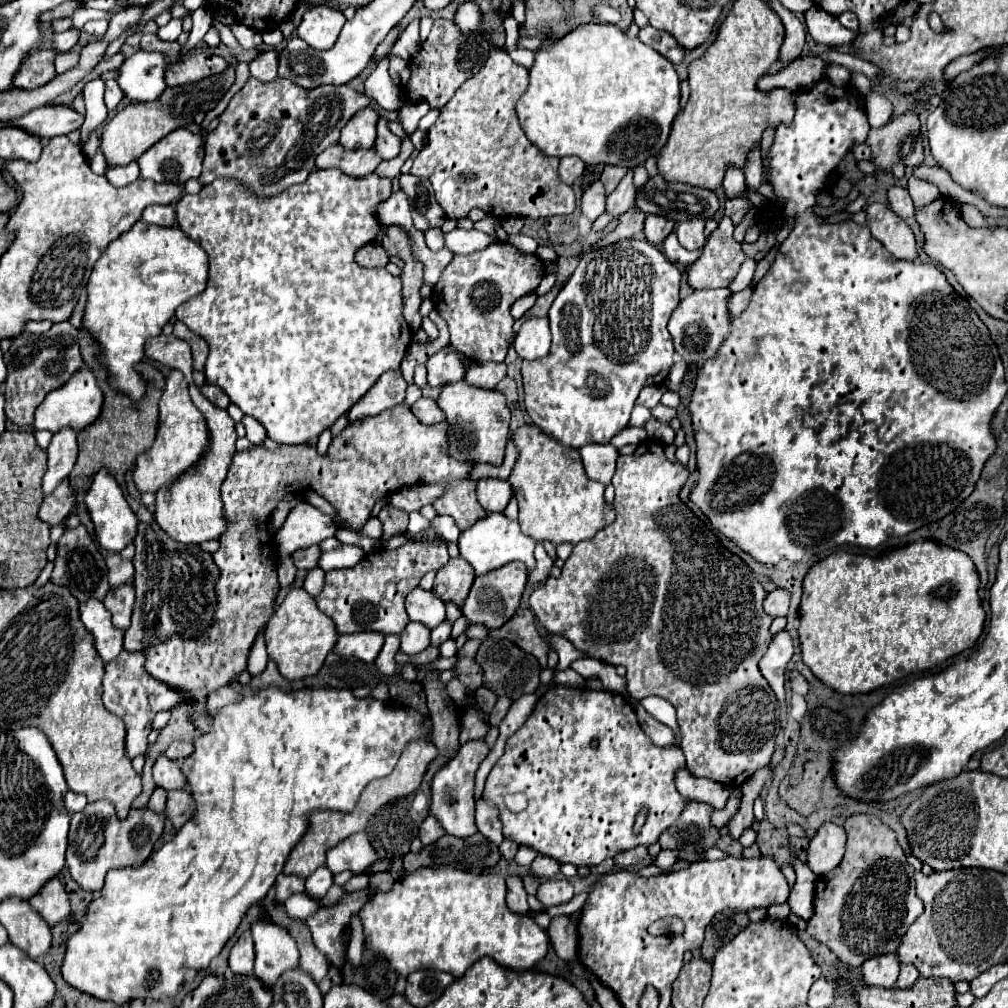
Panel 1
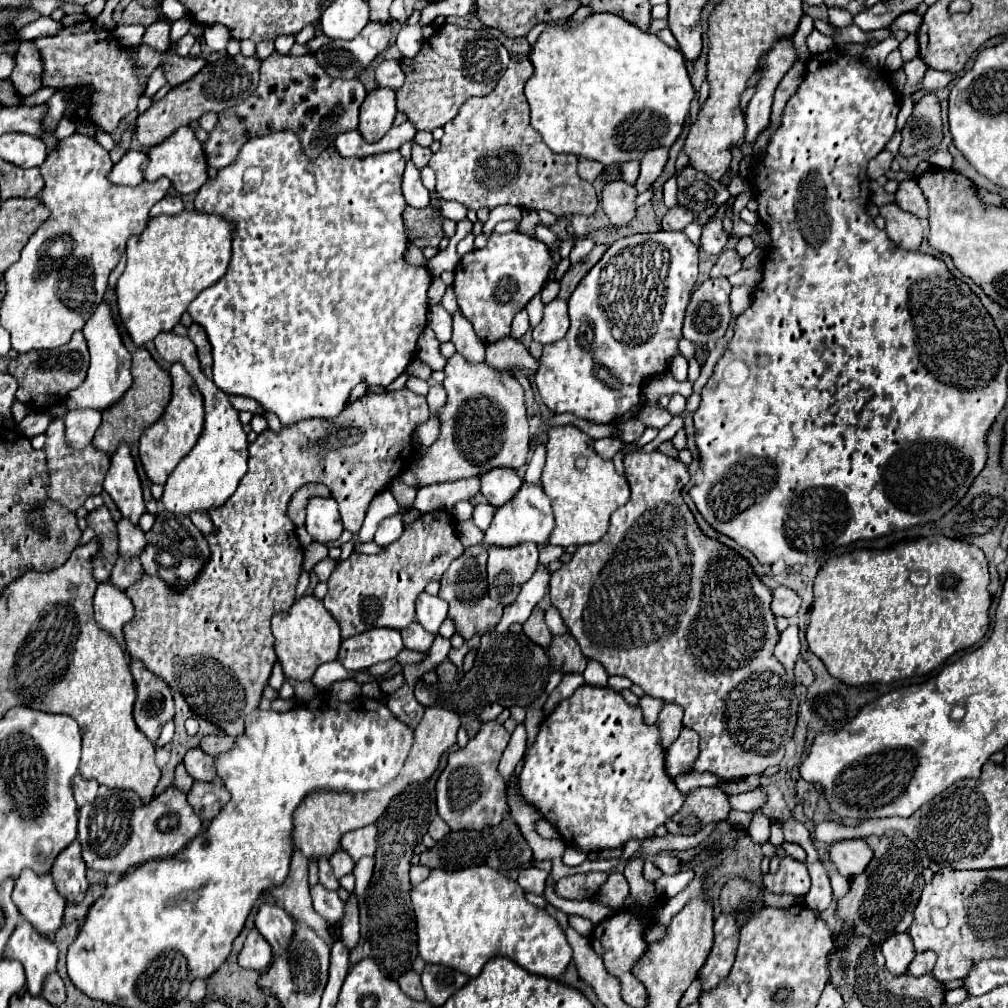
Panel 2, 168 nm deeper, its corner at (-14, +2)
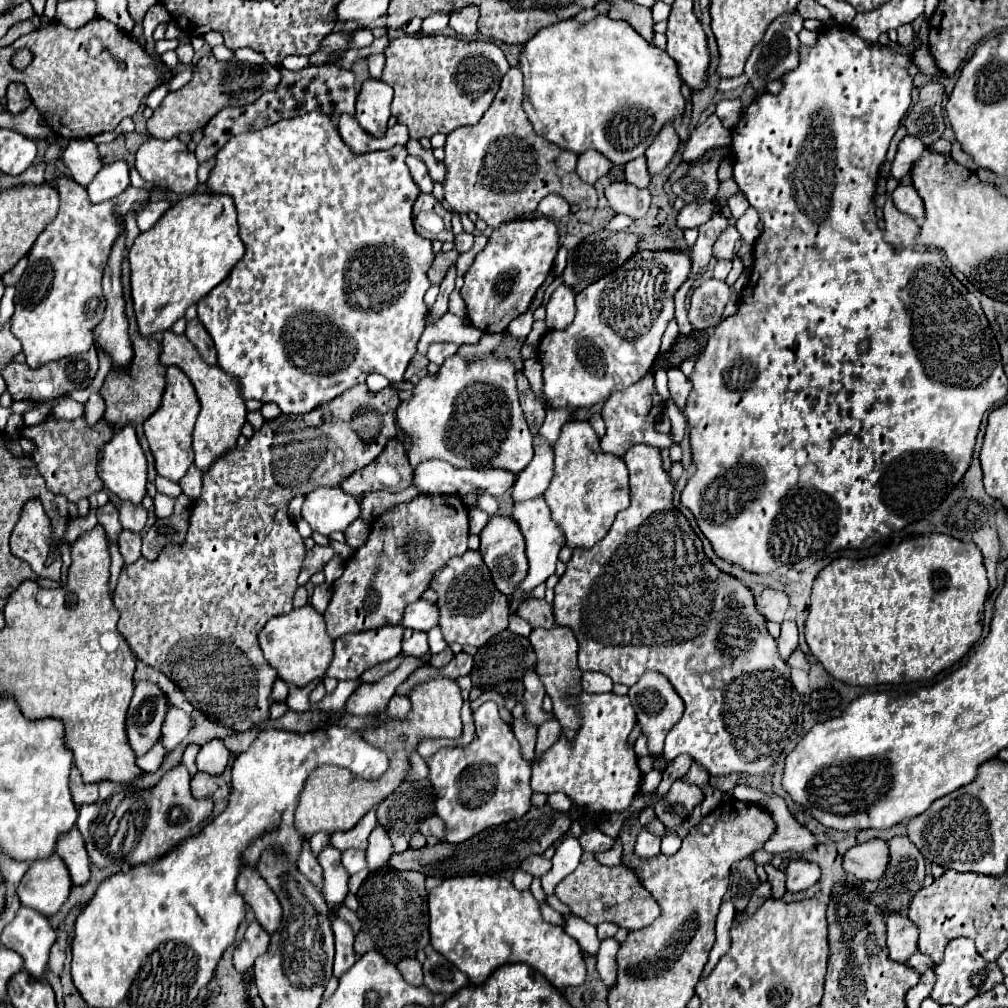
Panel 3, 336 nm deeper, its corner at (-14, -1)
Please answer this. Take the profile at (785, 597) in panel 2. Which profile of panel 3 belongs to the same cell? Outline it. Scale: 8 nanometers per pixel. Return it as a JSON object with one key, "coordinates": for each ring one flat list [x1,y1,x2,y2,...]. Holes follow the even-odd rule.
{"coordinates":[[764,590,760,596,756,596,756,610,766,620,782,622,788,612,788,596,778,590]]}

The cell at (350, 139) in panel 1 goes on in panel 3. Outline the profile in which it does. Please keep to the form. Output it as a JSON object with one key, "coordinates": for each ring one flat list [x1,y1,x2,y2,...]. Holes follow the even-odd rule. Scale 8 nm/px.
{"coordinates":[[368,78,364,80,356,100,356,120,366,132,382,136,386,132,386,122,390,118,390,104,392,86,388,86,382,80]]}

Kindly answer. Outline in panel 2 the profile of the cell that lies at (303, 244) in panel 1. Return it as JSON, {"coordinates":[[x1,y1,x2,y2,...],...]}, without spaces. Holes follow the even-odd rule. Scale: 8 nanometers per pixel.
{"coordinates":[[292,131,268,133,264,137,250,139,238,153,232,165,220,169,216,179,208,179,194,197,194,209,202,213,222,215,226,221,234,225,232,229,232,261,228,265,226,275,212,287,204,289,188,307,192,319,202,325,212,343,214,355,214,383,228,395,244,395,266,411,274,413,284,427,292,427,302,419,332,419,338,417,350,397,350,391,360,383,368,383,368,387,386,387,390,385,402,371,406,371,410,359,416,353,416,341,426,329,428,315,428,287,432,277,426,267,412,267,404,263,406,251,406,229,402,225,402,211,406,207,402,195,402,175,404,175,404,159,398,151,372,155,366,159,344,159,338,151,324,151,316,161,304,159,298,137]]}

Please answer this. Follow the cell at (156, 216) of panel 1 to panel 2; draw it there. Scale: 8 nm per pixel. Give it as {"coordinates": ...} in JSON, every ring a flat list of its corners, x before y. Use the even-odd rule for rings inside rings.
{"coordinates":[[168,195,168,197,164,197,162,201,158,201,158,203,152,207,150,217,156,217,156,215,178,215,178,213,182,213,182,209,184,209,182,199,180,199,178,195,176,195,176,197]]}

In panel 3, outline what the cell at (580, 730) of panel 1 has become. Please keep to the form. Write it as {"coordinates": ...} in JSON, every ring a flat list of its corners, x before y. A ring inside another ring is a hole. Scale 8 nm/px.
{"coordinates":[[582,692,578,698,578,710,582,716,582,728,574,744,562,736,550,750,544,752,540,762,532,764,532,790,546,794,564,792,594,820,614,812,624,812,630,808,642,780,636,754,628,748,628,736,636,724,630,698,616,696,612,692]]}

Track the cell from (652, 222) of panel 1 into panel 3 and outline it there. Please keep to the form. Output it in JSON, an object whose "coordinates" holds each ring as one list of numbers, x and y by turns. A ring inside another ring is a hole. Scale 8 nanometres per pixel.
{"coordinates":[[712,200,704,204,686,204,678,214,680,228,700,228,712,218]]}

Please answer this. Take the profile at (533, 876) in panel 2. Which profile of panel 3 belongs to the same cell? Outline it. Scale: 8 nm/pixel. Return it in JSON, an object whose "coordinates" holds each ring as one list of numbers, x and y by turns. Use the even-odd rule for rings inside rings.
{"coordinates":[[540,854,540,856,528,856,528,860,524,860,524,864,520,868,524,872,530,872,532,876,542,878,550,870,550,866,552,866,552,862,548,858,544,858,544,854]]}

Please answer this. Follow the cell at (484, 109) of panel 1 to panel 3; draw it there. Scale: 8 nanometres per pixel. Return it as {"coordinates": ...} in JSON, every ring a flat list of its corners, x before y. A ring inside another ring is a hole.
{"coordinates":[[510,68,494,96,492,106,478,124,454,130,444,146,448,168,444,196,460,212,476,212,490,228,498,228,520,216,536,212,540,200,550,192,560,194,570,204,594,208,598,204,596,190,576,174,578,154,536,136,522,108,522,74]]}

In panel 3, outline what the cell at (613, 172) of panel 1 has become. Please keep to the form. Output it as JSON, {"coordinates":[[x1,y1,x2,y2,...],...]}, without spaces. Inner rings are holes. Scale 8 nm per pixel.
{"coordinates":[[644,156,632,160,626,164,626,180,638,188,646,188,650,184,650,174,648,174,648,164,644,160]]}

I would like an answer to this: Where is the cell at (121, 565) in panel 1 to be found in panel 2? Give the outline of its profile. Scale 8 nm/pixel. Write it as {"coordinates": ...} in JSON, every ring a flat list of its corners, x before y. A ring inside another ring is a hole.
{"coordinates":[[122,519,118,523,118,553,124,557,124,561,138,559,146,547,144,533,138,525,132,525,128,519]]}

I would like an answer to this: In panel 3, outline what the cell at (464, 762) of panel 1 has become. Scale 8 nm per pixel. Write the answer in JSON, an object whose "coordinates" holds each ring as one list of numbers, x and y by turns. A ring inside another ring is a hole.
{"coordinates":[[484,702,472,712,472,716,476,738,468,746,440,748,430,758,426,758,430,768,428,780,436,790,434,808,446,824,444,840,454,844,464,842,490,826,520,818,532,806,532,766,522,758,512,726,498,716,496,702]]}

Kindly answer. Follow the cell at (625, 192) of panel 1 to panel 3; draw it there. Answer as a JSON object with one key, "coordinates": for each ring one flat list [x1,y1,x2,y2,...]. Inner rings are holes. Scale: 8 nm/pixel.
{"coordinates":[[666,124,660,130,660,136,656,136,656,140,646,150,646,160,652,176,660,174,666,168,666,164,672,160,674,152,678,150,678,144,680,144,680,138,676,130,670,124]]}

